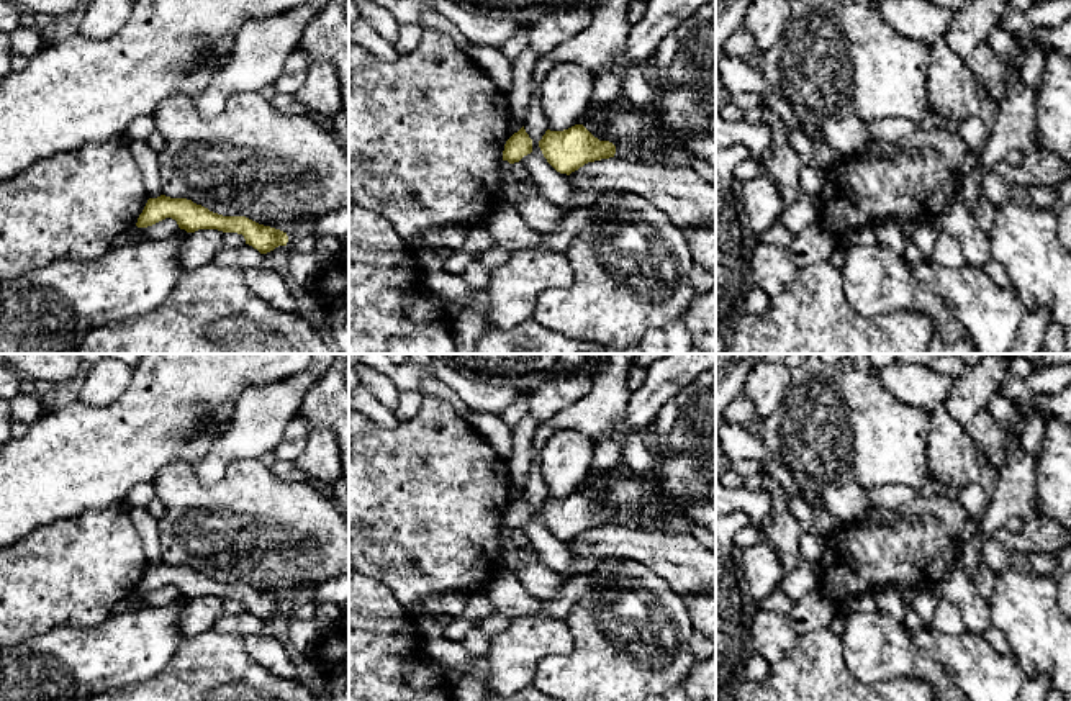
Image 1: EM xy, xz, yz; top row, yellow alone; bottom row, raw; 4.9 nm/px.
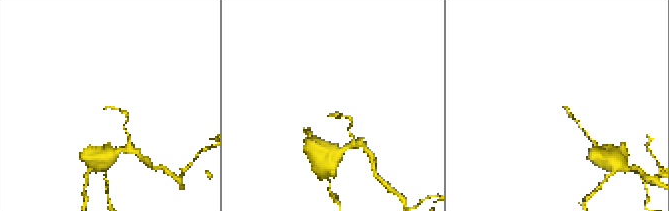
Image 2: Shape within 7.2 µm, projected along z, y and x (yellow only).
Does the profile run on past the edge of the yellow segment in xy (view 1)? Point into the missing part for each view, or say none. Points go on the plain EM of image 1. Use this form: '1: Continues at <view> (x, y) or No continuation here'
1: No continuation here

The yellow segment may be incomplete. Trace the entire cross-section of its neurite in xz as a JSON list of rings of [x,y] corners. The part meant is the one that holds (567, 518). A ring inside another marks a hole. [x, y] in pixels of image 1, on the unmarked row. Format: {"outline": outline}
{"outline": [[[583,491],[563,498],[547,496],[539,514],[547,529],[560,540],[570,542],[588,529],[614,524],[616,513],[599,508]]]}

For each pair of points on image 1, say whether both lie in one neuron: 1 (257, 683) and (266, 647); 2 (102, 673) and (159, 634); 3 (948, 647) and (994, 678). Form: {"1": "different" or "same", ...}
{"1": "different", "2": "same", "3": "same"}

